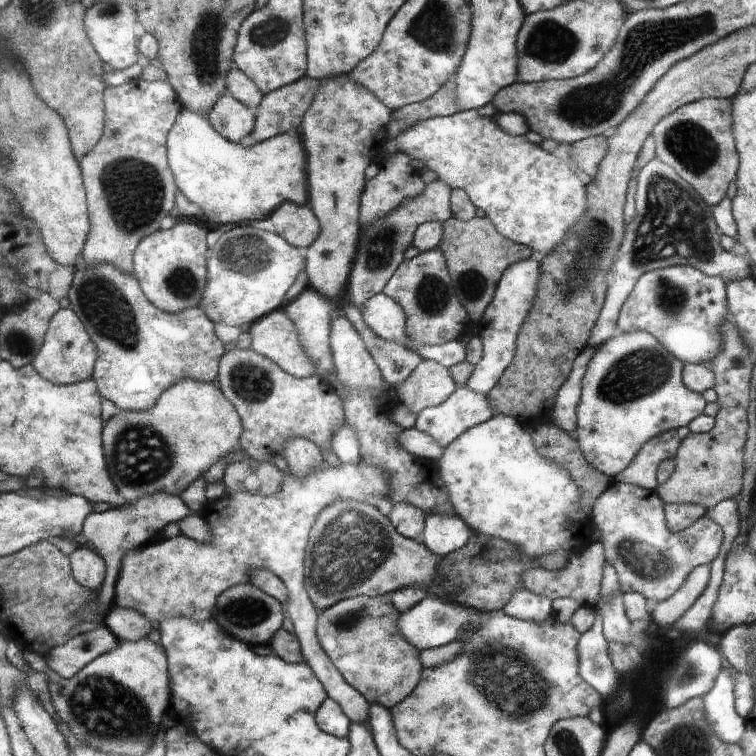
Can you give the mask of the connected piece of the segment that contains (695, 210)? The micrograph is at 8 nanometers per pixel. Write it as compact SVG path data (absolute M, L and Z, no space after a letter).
M658 157L651 158L638 172L634 202L638 214L636 220L627 227L630 232L626 234L626 242L622 242L621 253L614 262L609 294L601 318L588 340L590 347L596 347L616 334L620 309L638 277L645 272L675 264L687 264L707 275L722 275L726 282L750 276L750 260L722 248L722 234L714 220L713 207L708 206L694 188Z

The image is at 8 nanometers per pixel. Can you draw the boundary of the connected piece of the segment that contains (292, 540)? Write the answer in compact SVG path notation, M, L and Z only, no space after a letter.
M362 458L356 464L340 461L336 467L324 460L317 471L301 479L292 473L284 474L280 492L274 496L238 491L213 501L207 500L206 511L201 513L201 518L212 531L208 542L203 543L180 533L169 539L159 536L128 551L123 556L115 584L114 604L123 609L137 610L150 622L188 617L201 623L214 618L217 598L222 592L234 585L250 582L253 570L269 570L286 587L290 600L286 603L287 616L292 620L293 634L301 643L305 663L321 679L330 699L339 704L351 722L368 725L369 702L343 679L319 643L315 629L317 608L305 589L306 542L318 512L338 499L376 506L381 498L387 498L391 482L382 469L362 461Z

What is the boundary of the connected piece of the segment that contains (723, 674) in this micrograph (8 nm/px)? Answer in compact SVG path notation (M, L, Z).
M722 668L716 684L702 698L713 731L724 742L739 743L745 734L745 719L737 713L733 672Z

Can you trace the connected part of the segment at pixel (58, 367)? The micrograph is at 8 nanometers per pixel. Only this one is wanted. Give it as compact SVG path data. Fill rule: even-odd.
M69 306L66 309L58 309L58 318L50 323L50 338L46 339L46 346L42 347L42 354L38 354L34 364L38 374L47 381L57 385L71 385L90 379L93 375L97 359L97 348L88 331L84 328L77 314Z

